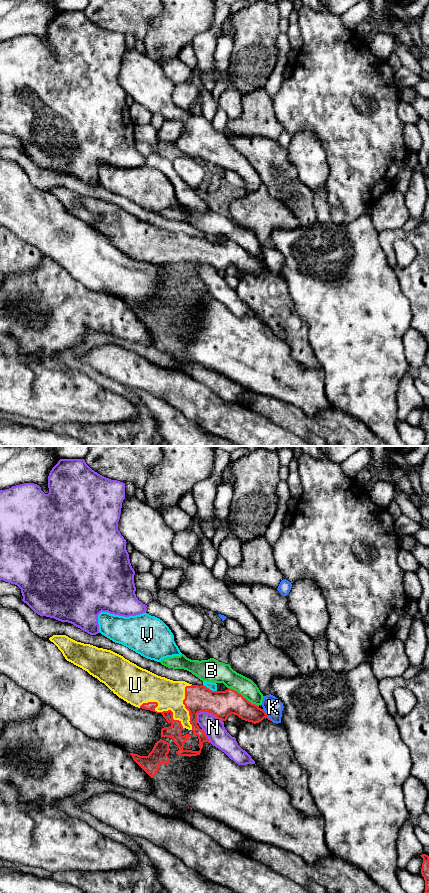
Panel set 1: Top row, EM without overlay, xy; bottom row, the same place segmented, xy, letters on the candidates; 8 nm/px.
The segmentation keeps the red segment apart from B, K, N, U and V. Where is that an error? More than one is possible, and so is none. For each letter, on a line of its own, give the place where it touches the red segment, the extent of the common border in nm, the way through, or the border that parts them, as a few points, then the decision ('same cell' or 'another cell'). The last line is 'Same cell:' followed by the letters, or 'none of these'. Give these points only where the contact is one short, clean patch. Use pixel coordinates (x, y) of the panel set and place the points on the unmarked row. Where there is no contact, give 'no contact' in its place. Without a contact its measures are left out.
B: contact xy (242, 248); length 300 nm; another cell
K: contact xy (266, 266); length 120 nm; another cell
N: contact xy (209, 264); length 220 nm; another cell
U: contact xy (161, 264); length 400 nm; same cell
V: contact xy (209, 241); length 130 nm; another cell
Same cell: U

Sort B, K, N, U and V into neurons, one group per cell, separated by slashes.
B / K / N / U / V

